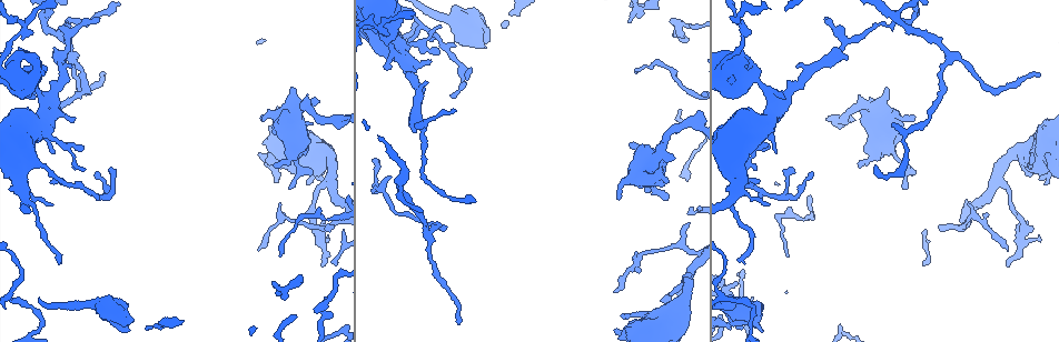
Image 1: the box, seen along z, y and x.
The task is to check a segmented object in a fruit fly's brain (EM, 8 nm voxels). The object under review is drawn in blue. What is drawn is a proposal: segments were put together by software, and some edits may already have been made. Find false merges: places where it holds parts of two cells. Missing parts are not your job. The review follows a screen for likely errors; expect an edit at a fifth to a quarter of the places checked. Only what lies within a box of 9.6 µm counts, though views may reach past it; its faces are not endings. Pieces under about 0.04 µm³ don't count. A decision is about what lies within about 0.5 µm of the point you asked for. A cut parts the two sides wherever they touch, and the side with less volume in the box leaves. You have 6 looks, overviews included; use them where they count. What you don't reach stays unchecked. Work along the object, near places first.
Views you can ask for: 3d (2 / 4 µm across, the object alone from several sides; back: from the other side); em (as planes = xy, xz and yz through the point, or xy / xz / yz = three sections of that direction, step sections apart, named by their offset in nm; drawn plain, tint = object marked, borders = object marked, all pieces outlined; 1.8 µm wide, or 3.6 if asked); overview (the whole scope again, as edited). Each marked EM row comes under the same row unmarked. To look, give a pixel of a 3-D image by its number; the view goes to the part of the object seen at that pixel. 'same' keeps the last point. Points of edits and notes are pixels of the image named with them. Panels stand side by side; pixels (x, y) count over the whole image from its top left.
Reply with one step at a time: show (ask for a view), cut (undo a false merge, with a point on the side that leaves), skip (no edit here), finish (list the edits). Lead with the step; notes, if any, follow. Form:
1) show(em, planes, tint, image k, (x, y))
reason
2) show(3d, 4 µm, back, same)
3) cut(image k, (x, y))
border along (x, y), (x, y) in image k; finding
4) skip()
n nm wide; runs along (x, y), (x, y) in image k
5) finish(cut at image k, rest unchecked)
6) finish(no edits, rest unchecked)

show(3d, 4 µm, back, image 1, (382, 28))
closes a loop

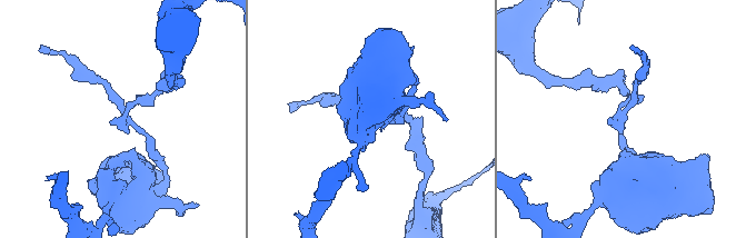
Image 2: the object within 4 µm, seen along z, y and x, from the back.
show(em, xy, step 8, tint, image 2, (124, 114))

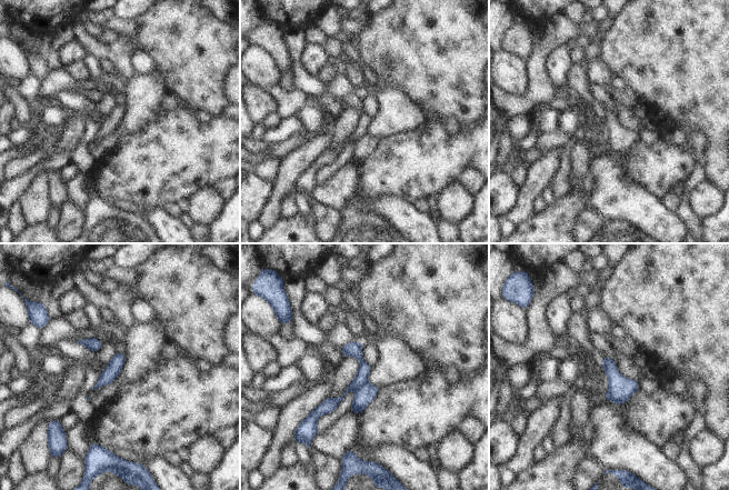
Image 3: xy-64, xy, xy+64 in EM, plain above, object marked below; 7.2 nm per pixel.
cut(image 3, (365, 394))
110 nm wide; a second cell is stuck on

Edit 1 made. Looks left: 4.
show(3d, 4 µm, image 1, (771, 112))
four or more arms meet

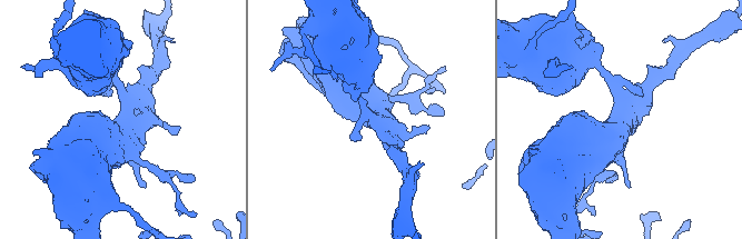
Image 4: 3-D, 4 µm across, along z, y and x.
show(em, 3.6 µm, planes, tint, image 4, (622, 120))
need the tissue

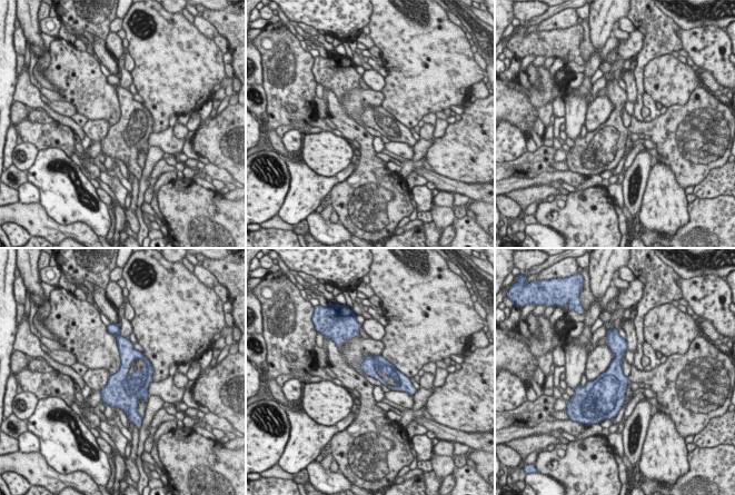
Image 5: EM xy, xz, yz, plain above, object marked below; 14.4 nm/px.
skip()
all the same cell

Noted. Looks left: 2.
show(em, 3.6 µm, planes, borders, image 1, (652, 161))
sudden change in width

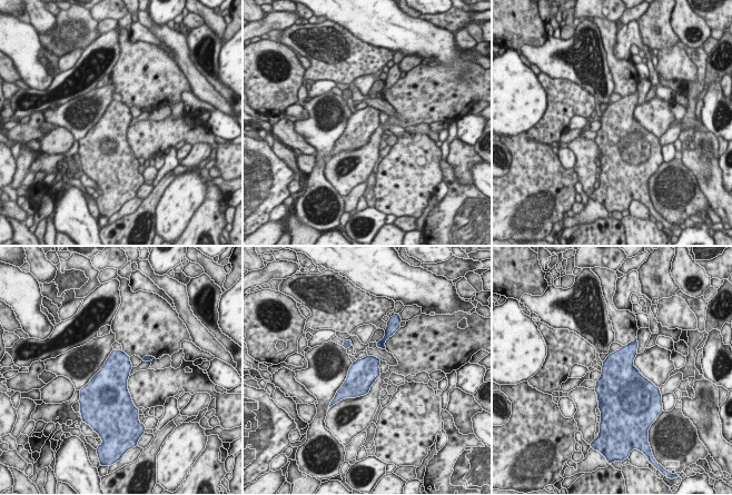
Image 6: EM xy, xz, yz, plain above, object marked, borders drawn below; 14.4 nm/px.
skip()
one cell here

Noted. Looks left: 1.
finish(cut at image 3, rest unchecked)

